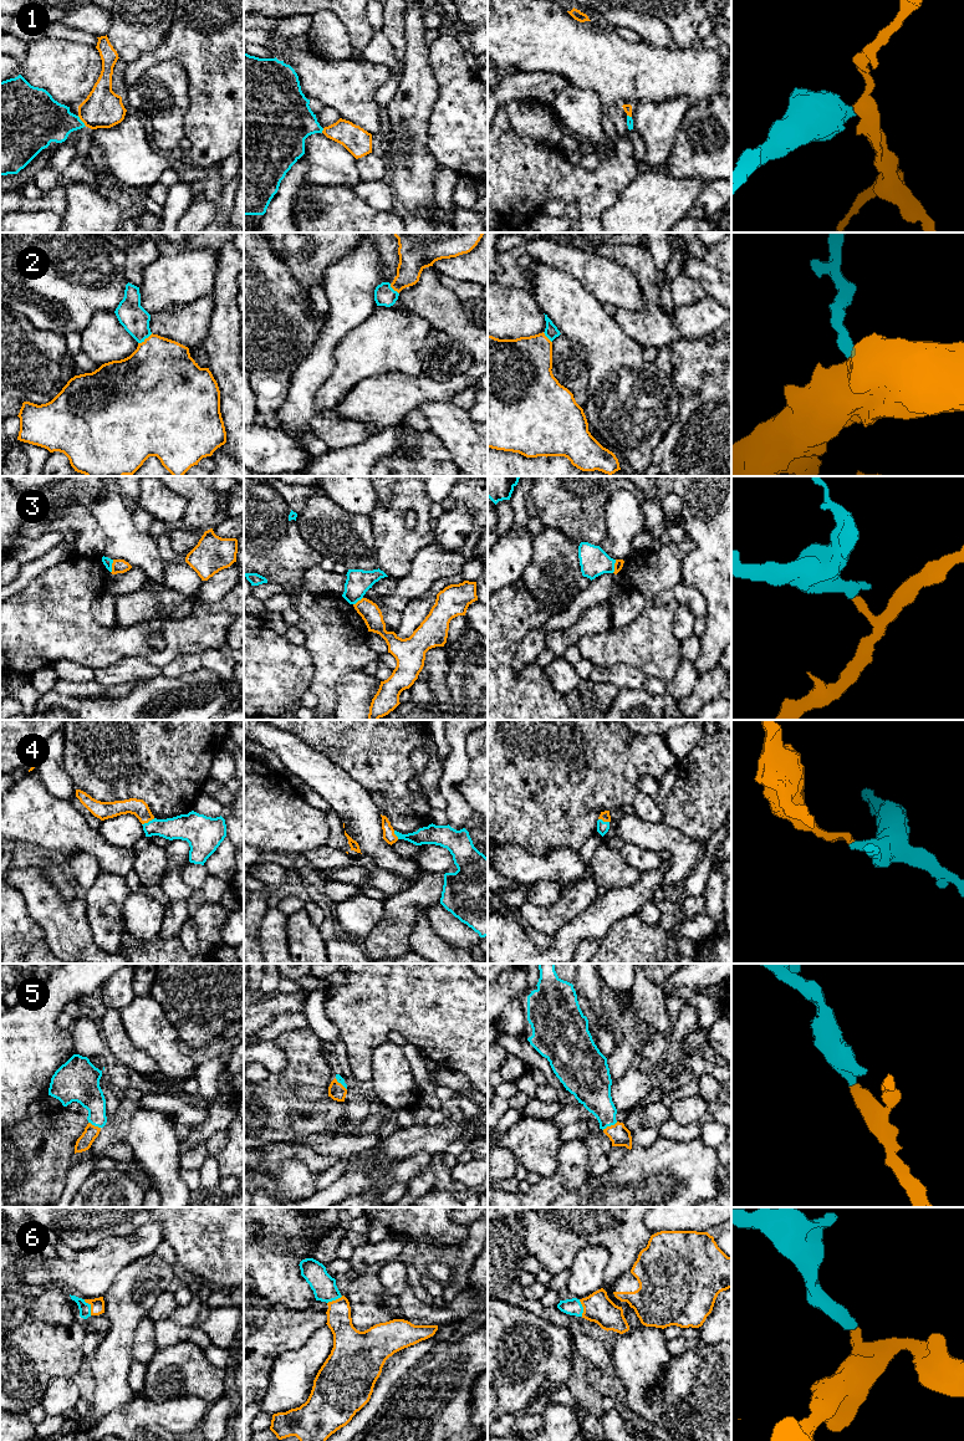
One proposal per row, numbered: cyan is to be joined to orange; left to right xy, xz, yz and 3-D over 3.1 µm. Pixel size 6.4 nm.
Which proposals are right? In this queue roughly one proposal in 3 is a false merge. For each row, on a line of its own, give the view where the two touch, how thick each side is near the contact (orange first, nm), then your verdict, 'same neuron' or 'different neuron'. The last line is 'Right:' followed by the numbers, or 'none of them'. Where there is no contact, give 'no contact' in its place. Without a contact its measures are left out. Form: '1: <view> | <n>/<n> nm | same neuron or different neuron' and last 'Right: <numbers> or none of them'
1: xy | 260/300 nm | different neuron
2: xy | 460/180 nm | same neuron
3: yz | 60/190 nm | different neuron
4: xy | 110/170 nm | same neuron
5: yz | 140/220 nm | same neuron
6: xy | 100/80 nm | same neuron
Right: 2, 4, 5, 6

